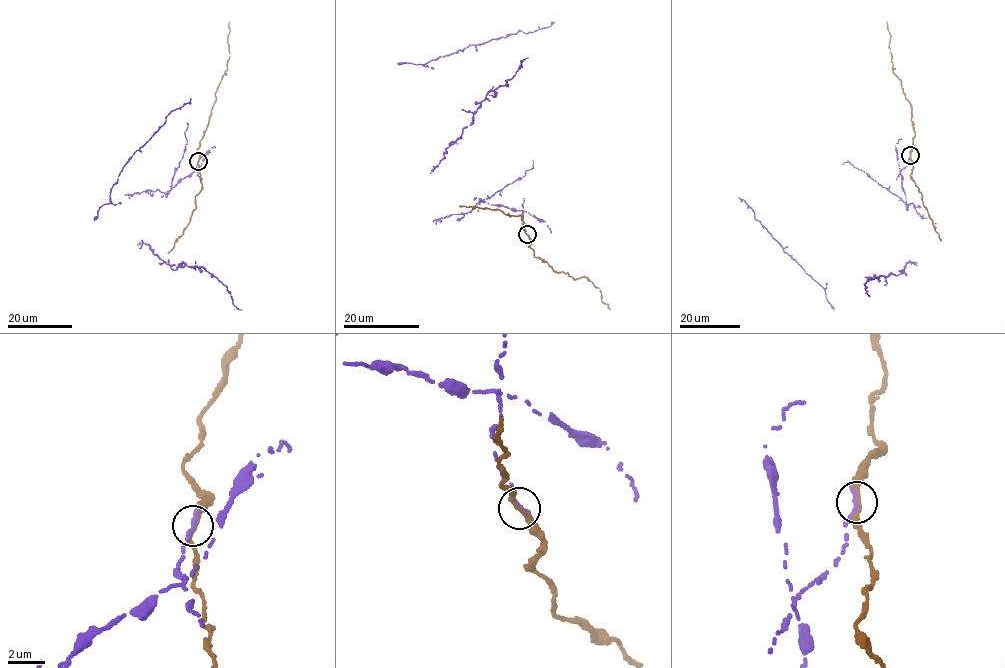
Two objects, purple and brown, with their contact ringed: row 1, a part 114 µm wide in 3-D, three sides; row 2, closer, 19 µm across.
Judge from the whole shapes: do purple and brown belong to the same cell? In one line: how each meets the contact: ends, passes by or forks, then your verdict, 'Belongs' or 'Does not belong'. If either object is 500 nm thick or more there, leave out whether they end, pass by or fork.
At the ring purple ends. At the ring brown passes by. Does not belong

